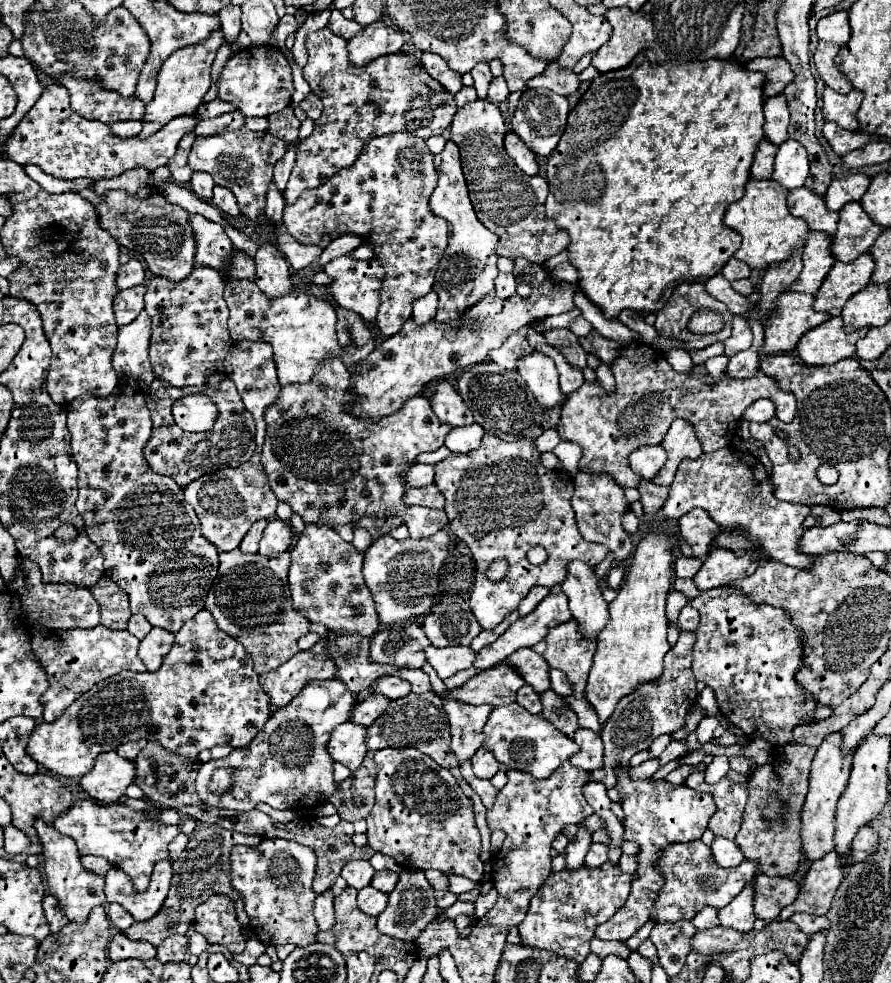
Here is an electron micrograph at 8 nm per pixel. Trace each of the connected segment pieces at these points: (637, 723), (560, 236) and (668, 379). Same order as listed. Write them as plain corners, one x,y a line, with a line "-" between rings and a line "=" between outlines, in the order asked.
681,632
675,648
671,648
665,656
665,670
661,678
649,684
641,684
633,694
619,700
615,714
609,718
609,722
601,730
601,738
605,744
605,762
599,770
593,772
597,780
601,780
607,788
615,786
617,780
617,764
625,764
629,768
629,760
635,752
647,750
651,742
661,734
671,734
685,726
685,714
687,710
697,702
697,690
695,690
695,676
691,672
691,648
695,644
693,632
=
475,100
457,110
450,126
450,140
461,150
463,174
471,192
471,202
481,224
498,237
495,252
507,258
525,256
533,264
543,264
547,258
563,252
569,236
559,232
553,220
545,216
547,182
541,176
521,172
503,148
505,122
499,108
487,100
=
633,342
621,350
621,356
611,366
617,382
615,394
605,396
599,382
585,382
579,390
569,394
557,432
561,440
581,446
583,456
579,460
579,470
589,474
597,474
597,470
609,470
609,474
621,486
637,488
643,478
629,468
629,454
643,444
660,445
675,418
687,418
693,424
703,453
729,446
745,408
759,398
773,400
777,404
777,416
783,422
791,422
795,418
793,392
779,388
771,376
763,372
757,372
757,376
747,380
731,380
729,376
723,376
723,380
711,388
705,382
707,372
703,364
695,368
699,370
693,374
679,374
667,364
659,350
641,342

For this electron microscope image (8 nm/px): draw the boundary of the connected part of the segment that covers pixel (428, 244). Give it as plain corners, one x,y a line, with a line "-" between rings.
395,132
369,140
355,164
335,172
325,184
321,184
321,188
303,192
297,202
285,206
283,212
283,224
287,226
289,234
301,244
317,244
325,248
341,234
355,232
363,238
363,242
371,242
375,246
375,258
387,270
387,278
383,280
381,288
381,308
377,316
379,330
387,338
397,334
405,320
411,318
413,300
425,296
431,290
437,264
447,248
449,224
443,218
437,218
429,208
429,196
433,194
435,184
437,170
433,164
433,154
425,146
425,140
407,132

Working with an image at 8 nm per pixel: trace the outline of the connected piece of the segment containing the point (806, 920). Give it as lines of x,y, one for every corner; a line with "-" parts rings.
793,914
791,920
807,934
813,936
817,932
825,932
829,930
829,920
827,916
811,916
811,914

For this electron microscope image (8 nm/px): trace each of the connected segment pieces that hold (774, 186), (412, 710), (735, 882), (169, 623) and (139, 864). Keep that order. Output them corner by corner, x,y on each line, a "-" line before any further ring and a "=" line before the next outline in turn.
751,180
747,182
745,196
731,204
725,212
723,224
741,234
741,248
735,252
737,260
747,262
751,268
767,268
773,262
783,262
791,252
805,244
807,226
805,220
789,214
787,208
787,188
781,188
775,180
=
435,692
425,694
407,694
405,698
393,700
389,708
367,728
367,758
381,748
417,748
425,756
431,756
441,768
457,768
459,762
451,752
451,734
449,720
443,710
443,702
=
701,840
689,842
689,844
671,844
671,848
665,848
665,852
659,856
659,868
661,876
665,876
667,884
659,890
651,920
655,924
659,922
677,922
677,920
693,920
693,916
703,906
723,908
727,906
747,882
751,882
759,872
759,866
751,860
741,862
735,868
719,868
711,856
709,846
705,846
=
119,384
117,386
117,392
113,392
113,396
107,396
105,400
97,400
97,396
81,396
77,400
73,400
73,404
67,406
67,428
71,432
71,450
73,450
73,458
79,466
79,498
75,502
77,506
77,512
81,514
81,518
85,520
85,534
89,536
91,542
95,542
101,550
101,554
105,556
105,574
109,578
113,578
129,596
129,604
131,604
131,612
133,614
143,614
151,626
157,626
157,628
163,628
163,630
169,630
169,632
179,632
181,626
195,616
197,610
201,610
205,606
205,596
217,576
217,568
219,568
219,552
217,548
207,542
203,536
201,536
201,528
199,528
199,520
197,520
197,514
195,510
185,502
183,498
183,488
175,484
175,480
171,480
169,476
161,476
161,474
155,474
149,464
145,462
143,458
143,448
149,440
149,434
151,434
151,420
149,420
149,410
147,410
147,404
143,400
143,396
125,386
125,384
=
77,800
69,808
69,812
57,816
57,820
53,822
53,828
57,828
61,834
71,836
77,842
81,856
85,856
85,854
103,856
115,868
121,868
123,872
127,872
131,876
137,892
147,890
153,866
159,860
165,860
169,856
167,846
181,832
179,826
153,824
151,820
145,820
143,812
131,810
123,802
103,806
93,800

